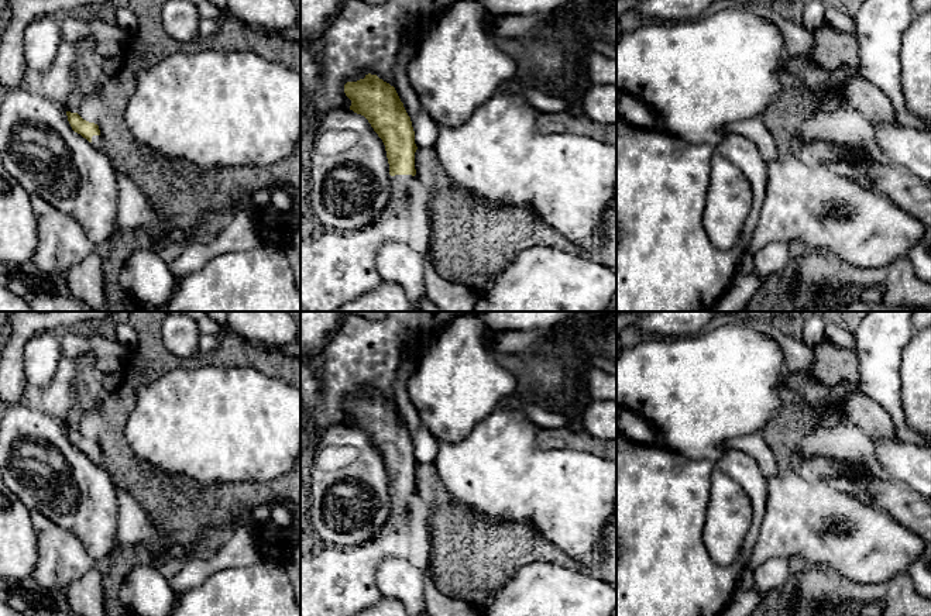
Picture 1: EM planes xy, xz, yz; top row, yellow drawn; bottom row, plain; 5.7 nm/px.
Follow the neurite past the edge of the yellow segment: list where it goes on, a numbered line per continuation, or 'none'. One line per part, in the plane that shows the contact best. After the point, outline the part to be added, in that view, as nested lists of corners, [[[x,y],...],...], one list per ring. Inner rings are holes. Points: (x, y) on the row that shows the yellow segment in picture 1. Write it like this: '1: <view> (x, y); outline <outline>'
1: xz (401, 183); outline [[[395,175],[392,179],[392,203],[401,209],[406,200],[408,190],[416,185],[416,178],[412,175]]]

